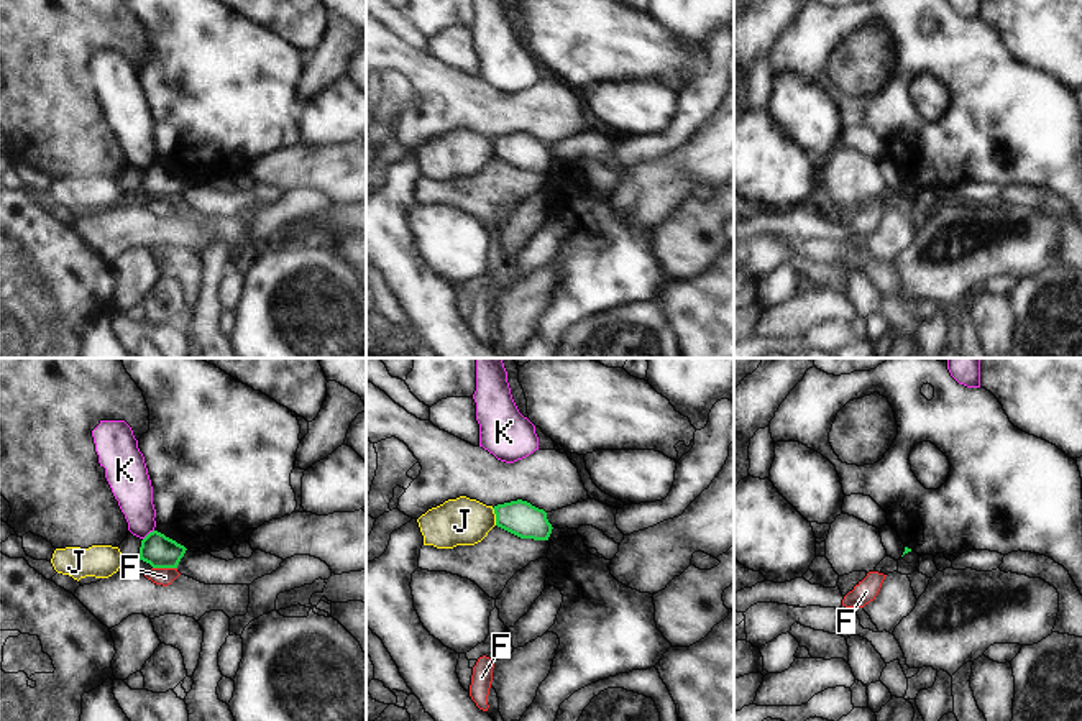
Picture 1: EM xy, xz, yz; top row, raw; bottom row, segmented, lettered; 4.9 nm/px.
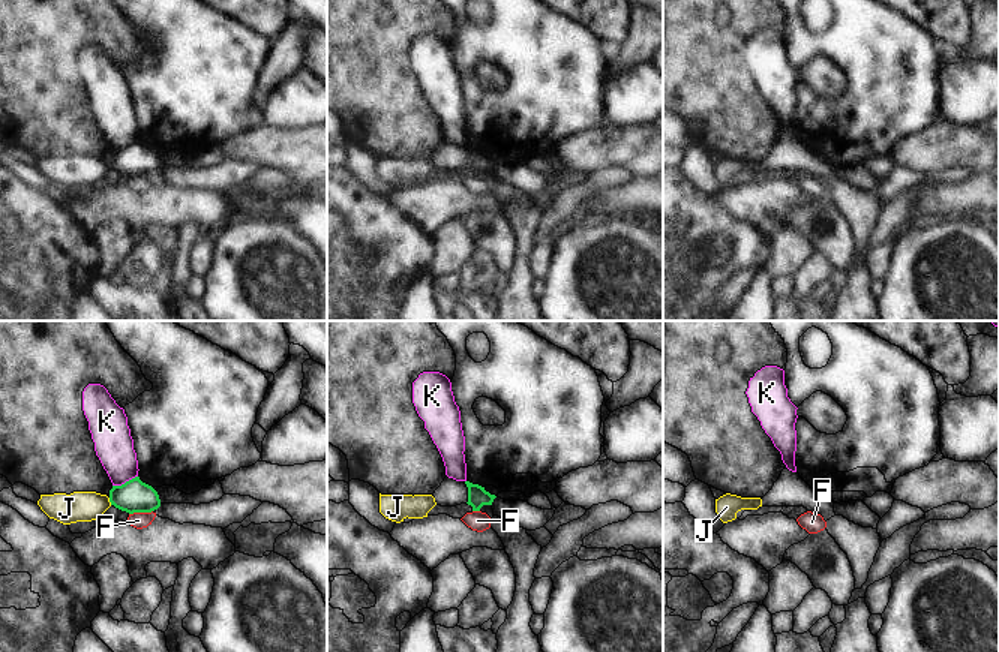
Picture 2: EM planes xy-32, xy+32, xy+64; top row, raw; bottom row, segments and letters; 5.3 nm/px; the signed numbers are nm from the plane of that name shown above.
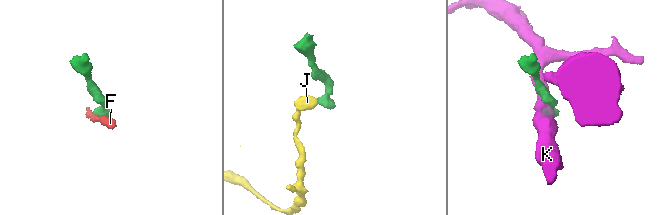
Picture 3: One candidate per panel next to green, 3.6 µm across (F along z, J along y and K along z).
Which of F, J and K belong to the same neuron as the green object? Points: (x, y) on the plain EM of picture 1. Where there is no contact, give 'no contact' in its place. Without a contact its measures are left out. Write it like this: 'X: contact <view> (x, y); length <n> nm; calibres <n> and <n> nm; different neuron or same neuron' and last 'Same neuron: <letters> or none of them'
F: contact xy (165, 199); length 120 nm; calibres 160 and 90 nm; different neuron
J: contact xz (496, 148); length 90 nm; calibres 170 and 240 nm; different neuron
K: contact xy (148, 166); length 80 nm; calibres 160 and 190 nm; different neuron
Same neuron: none of them

